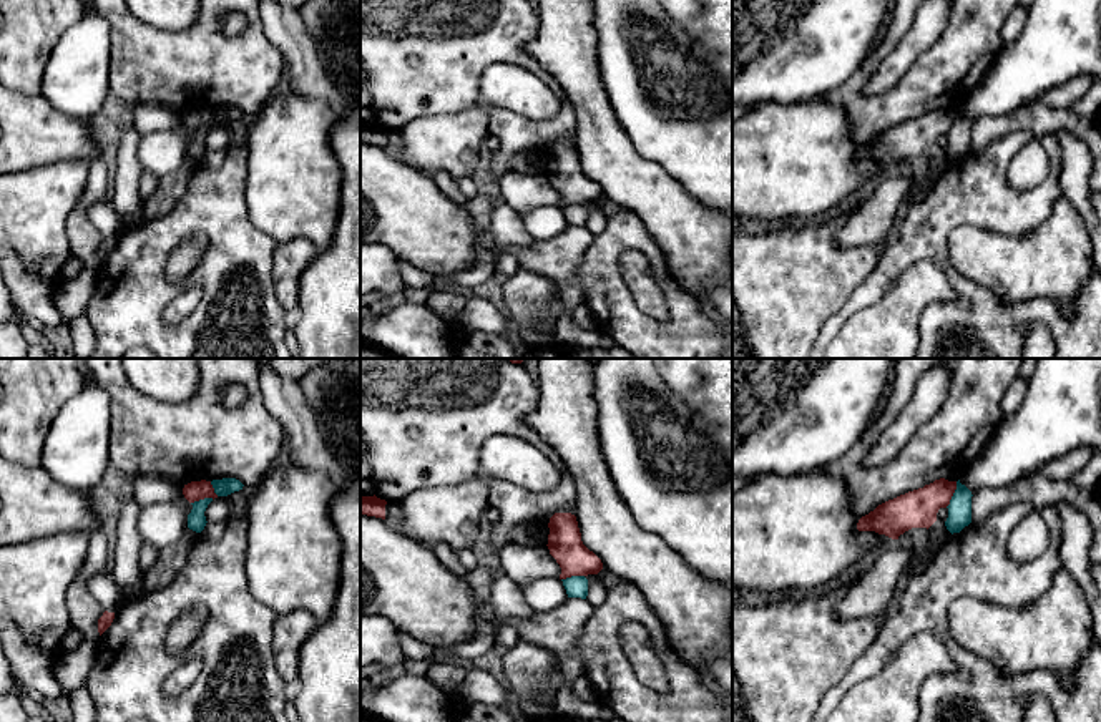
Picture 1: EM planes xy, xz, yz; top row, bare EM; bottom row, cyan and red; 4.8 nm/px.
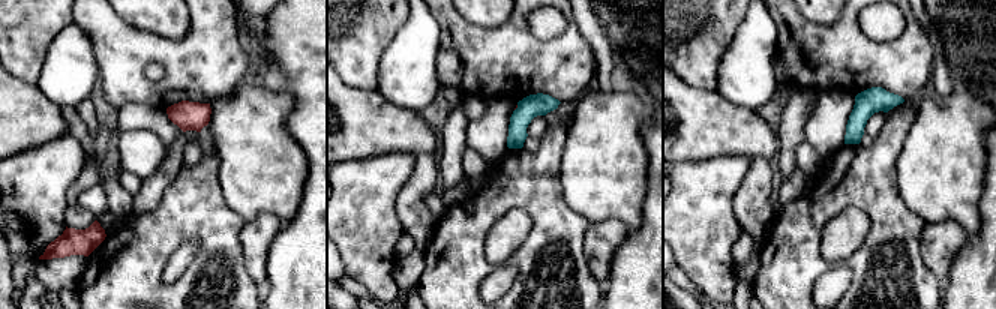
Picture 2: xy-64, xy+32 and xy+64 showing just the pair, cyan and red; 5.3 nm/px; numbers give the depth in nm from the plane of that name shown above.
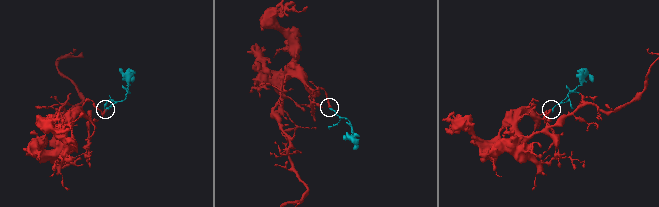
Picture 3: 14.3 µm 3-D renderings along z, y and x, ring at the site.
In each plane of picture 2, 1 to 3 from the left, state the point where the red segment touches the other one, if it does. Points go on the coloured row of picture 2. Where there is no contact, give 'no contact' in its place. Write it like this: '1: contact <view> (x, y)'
1: no contact
2: contact xy+32 (516, 108)
3: no contact

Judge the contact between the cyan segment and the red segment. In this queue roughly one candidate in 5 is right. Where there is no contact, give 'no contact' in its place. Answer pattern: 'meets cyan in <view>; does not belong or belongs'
meets cyan in yz; does not belong

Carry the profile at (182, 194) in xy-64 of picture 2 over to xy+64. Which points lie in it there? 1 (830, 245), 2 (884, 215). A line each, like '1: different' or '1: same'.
1: different
2: same

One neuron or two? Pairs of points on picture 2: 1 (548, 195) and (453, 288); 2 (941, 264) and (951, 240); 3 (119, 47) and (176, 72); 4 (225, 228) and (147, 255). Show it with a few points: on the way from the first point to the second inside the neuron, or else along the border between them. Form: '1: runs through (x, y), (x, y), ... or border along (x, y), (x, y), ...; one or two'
1: runs through (513, 195), (504, 195), (456, 243), (455, 254); one
2: runs through (941, 258), (941, 251), (945, 246); one
3: runs through (134, 48), (155, 48), (164, 57); one
4: runs through (206, 228), (174, 228), (167, 236); one

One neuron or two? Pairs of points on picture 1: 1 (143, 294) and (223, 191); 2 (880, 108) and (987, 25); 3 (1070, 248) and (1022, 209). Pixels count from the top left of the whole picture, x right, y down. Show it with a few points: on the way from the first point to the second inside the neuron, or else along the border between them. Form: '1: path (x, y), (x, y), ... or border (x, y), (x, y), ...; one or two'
1: path (143, 266), (195, 213); one
2: path (907, 100), (960, 52); one
3: border (1063, 195), (1052, 213), (1027, 234), (1002, 234); two

